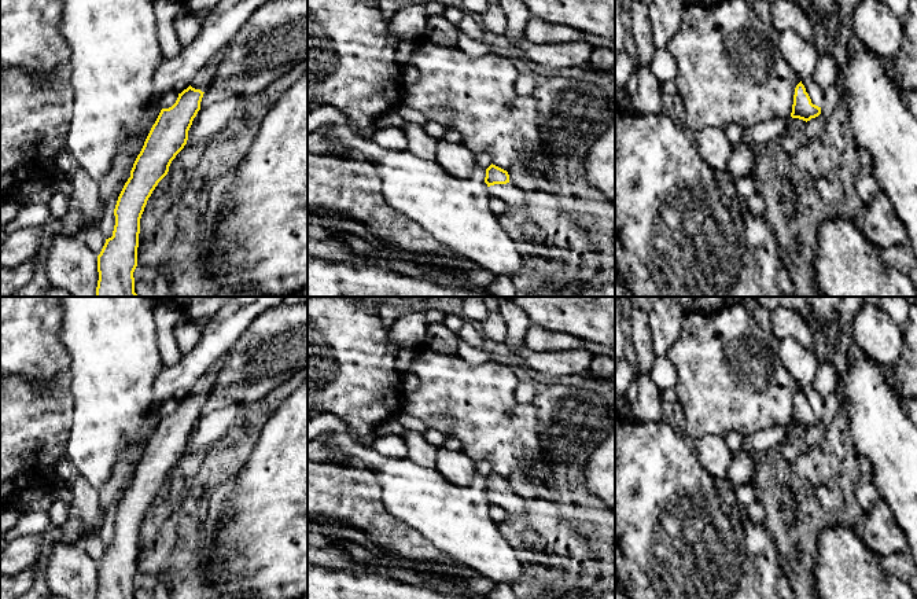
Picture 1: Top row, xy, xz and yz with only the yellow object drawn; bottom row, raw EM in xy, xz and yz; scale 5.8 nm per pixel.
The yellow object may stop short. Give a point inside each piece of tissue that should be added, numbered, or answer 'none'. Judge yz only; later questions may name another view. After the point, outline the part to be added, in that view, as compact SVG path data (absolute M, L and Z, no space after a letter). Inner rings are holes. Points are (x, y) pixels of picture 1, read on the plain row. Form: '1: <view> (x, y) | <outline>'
1: yz (816, 400) | M811 385L803 386L802 392L804 393L806 400L809 401L811 411L818 415L822 415L825 409L824 397L820 393L817 393Z

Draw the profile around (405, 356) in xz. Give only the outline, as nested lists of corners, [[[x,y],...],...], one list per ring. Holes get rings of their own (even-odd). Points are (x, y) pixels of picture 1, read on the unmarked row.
[[[413,345],[398,350],[398,363],[402,368],[406,368],[423,349],[423,345]]]

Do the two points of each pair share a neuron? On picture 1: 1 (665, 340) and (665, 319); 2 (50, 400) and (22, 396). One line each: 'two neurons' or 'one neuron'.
1: one neuron
2: one neuron

